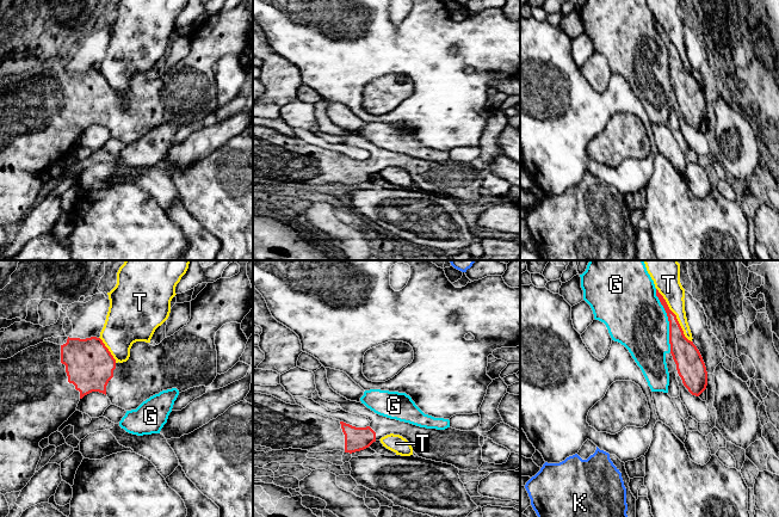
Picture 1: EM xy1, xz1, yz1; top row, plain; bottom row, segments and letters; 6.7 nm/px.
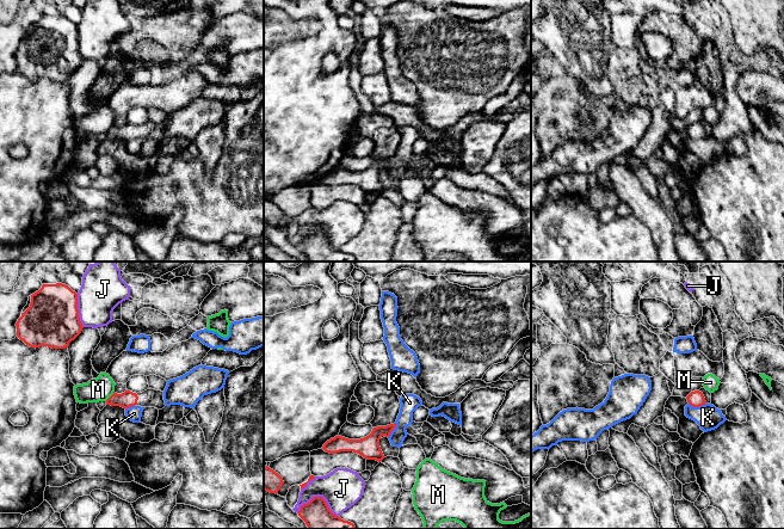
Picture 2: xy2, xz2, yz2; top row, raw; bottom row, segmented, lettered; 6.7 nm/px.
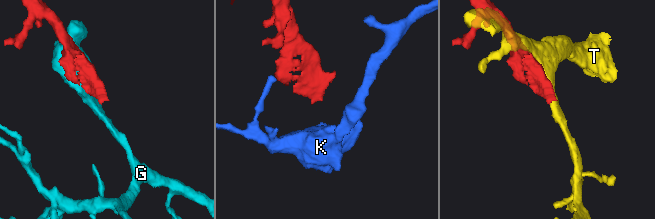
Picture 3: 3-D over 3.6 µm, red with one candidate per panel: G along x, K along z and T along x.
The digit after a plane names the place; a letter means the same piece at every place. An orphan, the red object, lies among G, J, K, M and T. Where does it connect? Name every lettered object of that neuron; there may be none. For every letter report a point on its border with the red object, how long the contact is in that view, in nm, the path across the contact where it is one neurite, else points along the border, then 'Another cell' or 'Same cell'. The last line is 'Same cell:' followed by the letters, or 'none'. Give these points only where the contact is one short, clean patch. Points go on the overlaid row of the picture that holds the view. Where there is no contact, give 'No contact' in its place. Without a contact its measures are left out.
G: Touches red at yz1 (668, 320). Shared border 440 nm. Another cell
J: Touches red at xz2 (319, 497). Shared border 280 nm. Another cell
K: Touches red at yz2 (697, 406). Shared border 120 nm. Boundary: yz2 (689, 403), (693, 406), (705, 404). Another cell
M: Touches red at xy2 (111, 395). Shared border 90 nm. Another cell
T: Touches red at yz1 (675, 315). Shared border 440 nm. Another cell
Same cell: none

